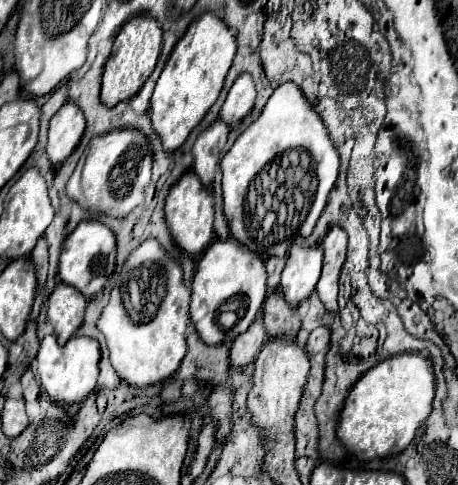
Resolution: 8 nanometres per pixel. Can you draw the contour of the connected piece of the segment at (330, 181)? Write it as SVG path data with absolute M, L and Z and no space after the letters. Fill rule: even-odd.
M282 83L268 99L260 117L236 139L232 149L220 161L224 215L228 219L230 235L238 243L250 245L250 237L254 237L254 233L250 233L244 225L244 199L248 193L248 185L254 181L254 177L264 167L268 167L268 177L282 177L282 183L294 179L294 173L290 169L294 169L300 163L300 153L306 153L306 157L310 157L310 161L314 161L314 177L318 177L318 193L314 193L314 205L310 205L310 213L306 213L306 221L302 221L302 237L308 237L314 231L314 225L316 225L322 209L326 207L328 193L336 183L340 159L338 159L338 153L328 137L328 131L326 131L320 115L310 107L304 93L294 83ZM282 149L288 149L288 151L294 149L294 153L286 153L286 157L278 157L278 155L282 155ZM276 157L278 157L278 161L274 161ZM272 161L274 161L274 165L268 165Z

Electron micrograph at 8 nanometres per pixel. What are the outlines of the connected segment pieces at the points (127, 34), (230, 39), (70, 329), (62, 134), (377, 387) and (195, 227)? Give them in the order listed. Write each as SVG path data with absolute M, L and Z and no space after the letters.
M138 15L132 17L116 35L112 55L104 67L102 77L102 101L108 107L116 107L120 101L134 97L140 87L146 83L150 73L154 71L154 65L158 61L158 55L162 51L162 29L160 23L154 21L150 15Z
M204 13L186 35L174 47L150 101L150 119L154 131L162 139L162 149L166 153L176 151L190 131L204 119L208 109L218 99L224 79L232 67L232 59L236 55L236 37L234 31L214 13Z
M58 283L52 291L46 315L54 327L54 335L60 345L66 345L68 339L82 325L86 303L86 297L82 297L82 293L78 293L78 289L74 289L72 285Z
M68 101L52 119L48 129L48 141L46 141L46 153L54 167L62 165L66 157L76 149L78 141L82 139L86 121L84 113L78 109L76 103Z
M402 353L366 371L344 401L338 421L338 439L360 461L402 453L414 439L422 421L428 419L434 397L434 371L418 353Z
M188 171L168 193L166 197L166 223L170 235L178 243L178 247L188 255L200 255L210 241L214 239L212 225L214 225L214 207L210 191L198 181L194 171Z

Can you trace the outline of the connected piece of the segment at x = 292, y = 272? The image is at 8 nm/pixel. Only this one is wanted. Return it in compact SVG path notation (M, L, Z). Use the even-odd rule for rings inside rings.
M292 245L286 267L282 271L282 295L290 305L308 299L318 283L322 269L322 249L318 245L304 249Z

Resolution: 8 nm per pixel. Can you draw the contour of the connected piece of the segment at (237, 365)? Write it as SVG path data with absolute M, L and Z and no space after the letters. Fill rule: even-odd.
M258 317L258 321L254 321L254 325L250 325L250 329L242 333L242 337L236 337L236 341L232 343L230 349L232 369L244 369L246 365L254 363L266 341L268 337L266 331L262 329L262 317Z

